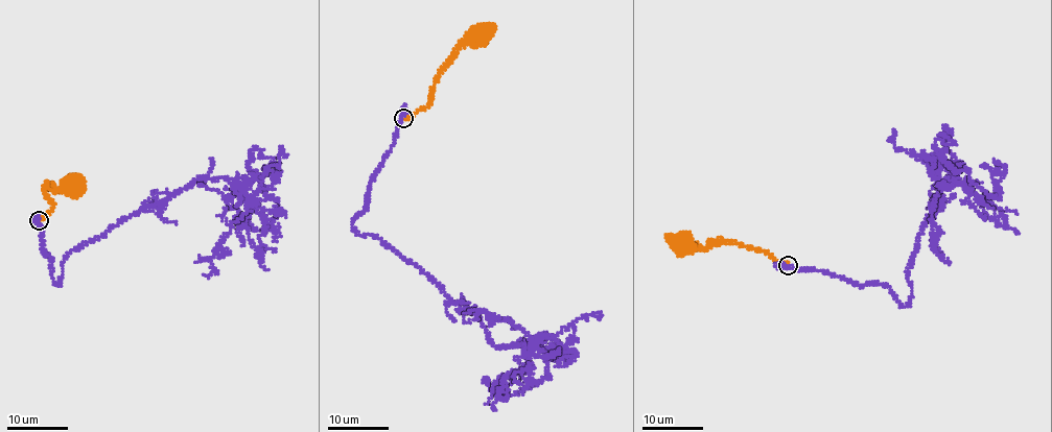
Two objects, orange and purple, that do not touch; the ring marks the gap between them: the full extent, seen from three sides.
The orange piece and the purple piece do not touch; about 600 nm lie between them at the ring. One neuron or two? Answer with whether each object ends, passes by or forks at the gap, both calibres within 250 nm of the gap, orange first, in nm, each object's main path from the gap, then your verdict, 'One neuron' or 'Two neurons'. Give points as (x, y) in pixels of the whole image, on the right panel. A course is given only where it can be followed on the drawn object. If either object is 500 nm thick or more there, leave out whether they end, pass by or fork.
At the ring orange ends. At the ring purple passes by. Thickness 240 nm (orange) against 280 nm. Course of orange: (787, 264), (764, 249), (720, 241), (702, 247), (684, 241). Course of purple: (788, 266), (879, 282), (907, 306), (924, 225), (962, 165), (934, 166), (999, 198), (992, 158). Two neurons

